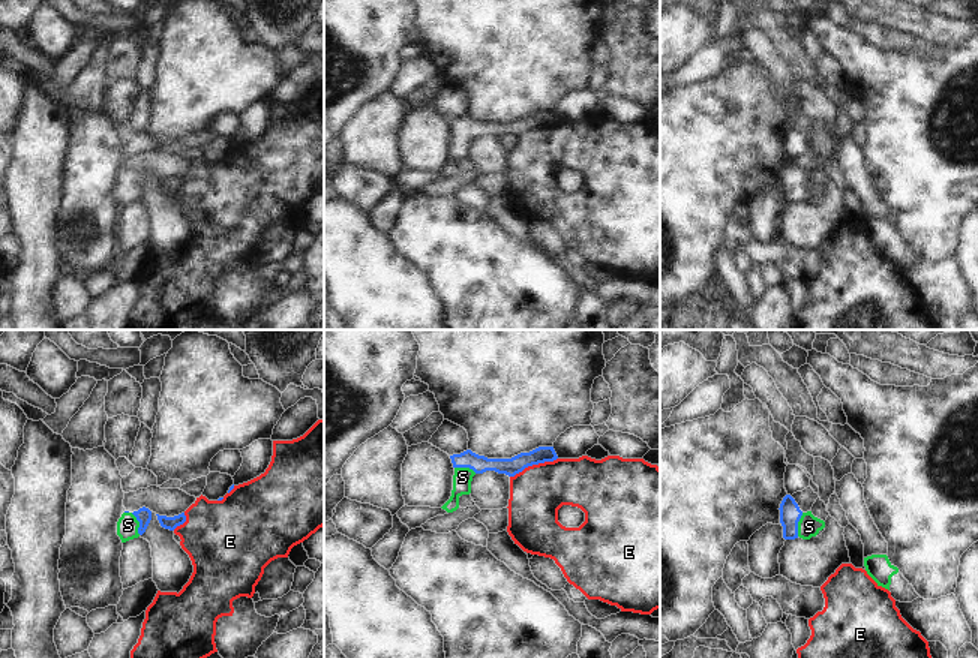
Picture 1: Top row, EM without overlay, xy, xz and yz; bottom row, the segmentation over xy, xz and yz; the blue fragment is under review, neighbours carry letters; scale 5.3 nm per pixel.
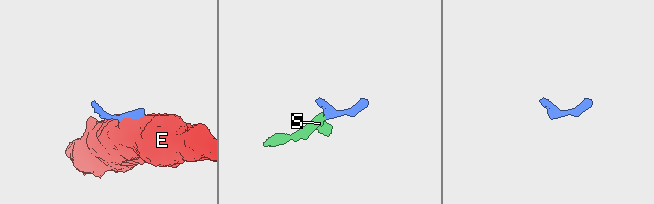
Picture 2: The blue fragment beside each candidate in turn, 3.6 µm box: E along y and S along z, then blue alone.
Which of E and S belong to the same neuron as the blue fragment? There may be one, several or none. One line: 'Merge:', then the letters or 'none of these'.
Merge: S

